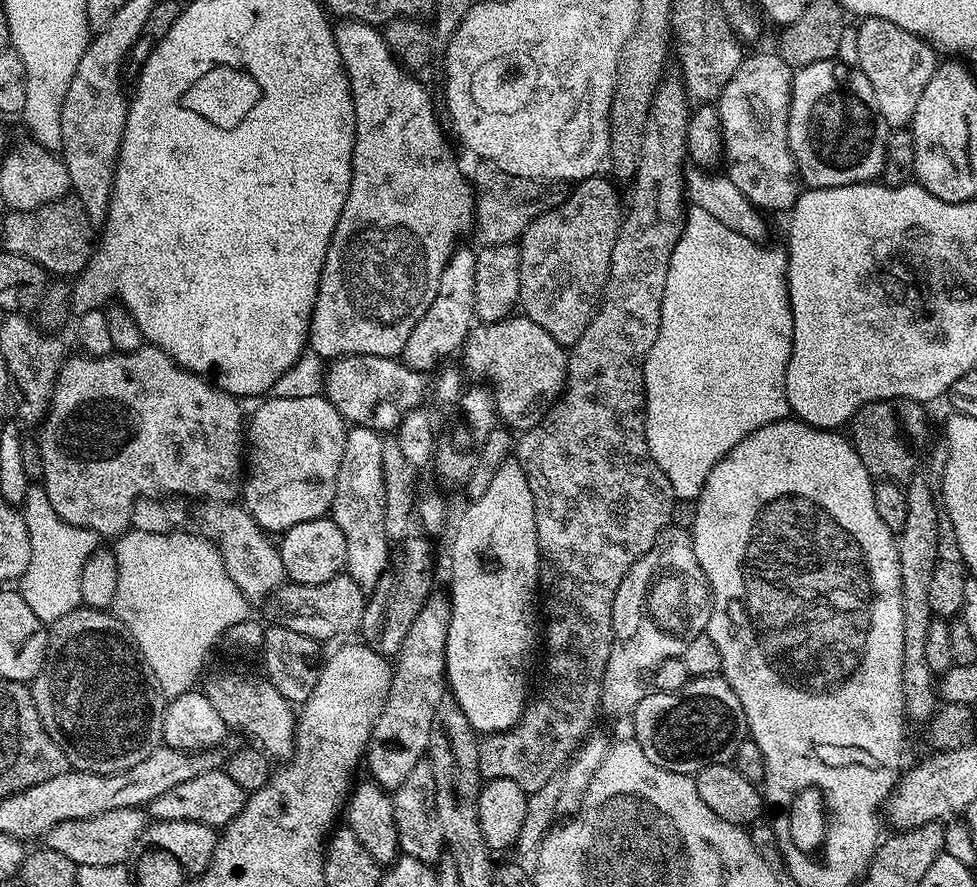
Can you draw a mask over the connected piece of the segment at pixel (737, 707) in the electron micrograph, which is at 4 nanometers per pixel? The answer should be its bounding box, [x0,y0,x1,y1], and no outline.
[630,675,749,774]

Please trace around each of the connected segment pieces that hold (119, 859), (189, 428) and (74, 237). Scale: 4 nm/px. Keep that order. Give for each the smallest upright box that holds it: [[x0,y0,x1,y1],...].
[[42,807,146,866],[38,346,246,538],[3,195,94,278]]

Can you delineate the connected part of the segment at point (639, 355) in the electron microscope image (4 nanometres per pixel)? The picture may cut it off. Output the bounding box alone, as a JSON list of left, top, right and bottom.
[480,79,690,793]

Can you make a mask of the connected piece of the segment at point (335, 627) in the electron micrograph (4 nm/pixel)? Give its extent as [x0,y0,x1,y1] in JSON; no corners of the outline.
[270,574,365,642]

